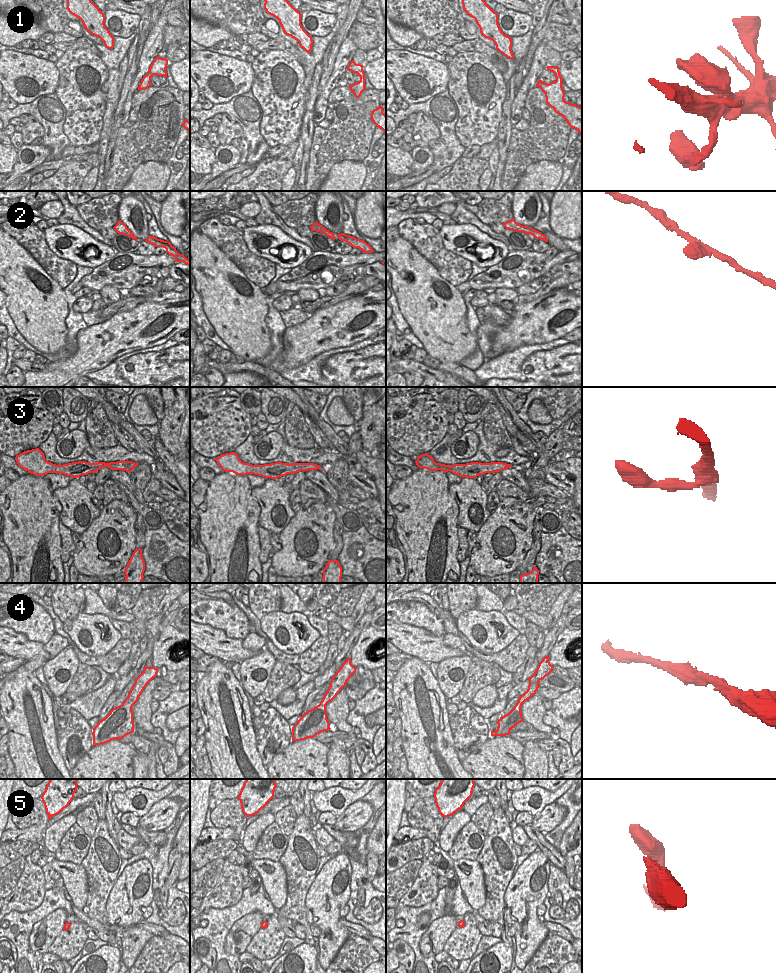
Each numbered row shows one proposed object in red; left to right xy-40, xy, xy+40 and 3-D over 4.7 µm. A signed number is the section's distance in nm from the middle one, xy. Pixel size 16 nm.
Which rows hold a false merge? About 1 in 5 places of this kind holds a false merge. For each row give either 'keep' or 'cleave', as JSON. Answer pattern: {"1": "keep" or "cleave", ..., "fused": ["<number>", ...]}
{"1": "keep", "2": "cleave", "3": "keep", "4": "keep", "5": "keep", "fused": ["2"]}

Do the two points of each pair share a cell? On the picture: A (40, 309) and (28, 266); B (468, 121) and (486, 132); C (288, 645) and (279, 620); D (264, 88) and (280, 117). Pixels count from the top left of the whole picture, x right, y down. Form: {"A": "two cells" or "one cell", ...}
{"A": "one cell", "B": "one cell", "C": "one cell", "D": "one cell"}

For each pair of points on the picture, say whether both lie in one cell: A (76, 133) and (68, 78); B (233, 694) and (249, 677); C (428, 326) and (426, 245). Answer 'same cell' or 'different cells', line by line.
A: same cell
B: different cells
C: different cells

